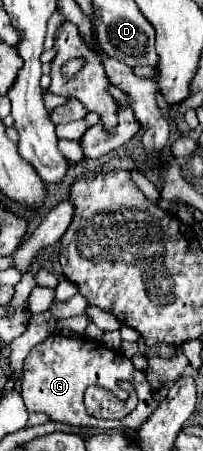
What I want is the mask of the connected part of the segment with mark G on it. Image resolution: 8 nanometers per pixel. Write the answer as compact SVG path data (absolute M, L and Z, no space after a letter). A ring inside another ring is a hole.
M51 334L45 342L37 344L25 358L21 394L27 412L43 412L53 422L67 422L73 426L89 426L99 430L139 430L139 426L155 410L155 396L151 394L147 376L141 370L137 370L129 358L121 358L119 352L105 348L101 342L89 338L67 338L61 334ZM123 382L133 384L139 396L139 404L129 416L125 416L123 420L99 420L87 414L83 404L83 392L87 386L99 384L115 392L121 400L127 400L129 392L123 388Z

